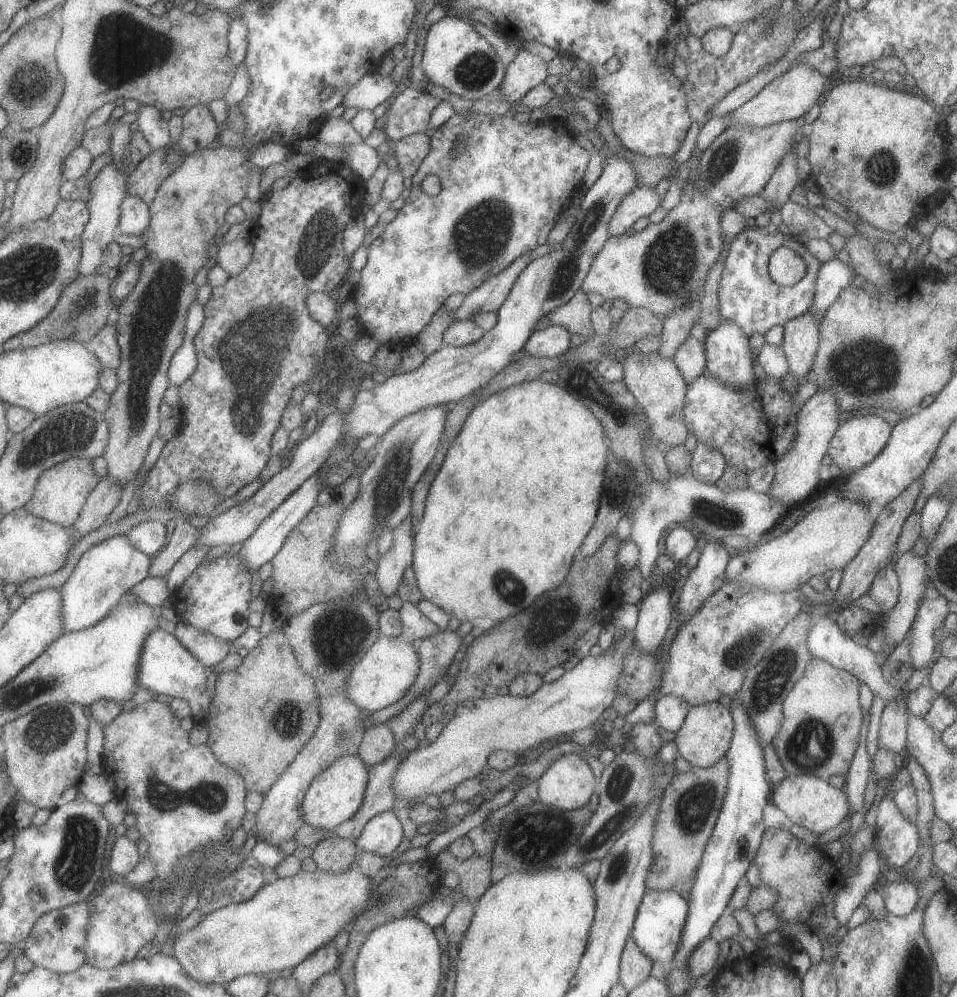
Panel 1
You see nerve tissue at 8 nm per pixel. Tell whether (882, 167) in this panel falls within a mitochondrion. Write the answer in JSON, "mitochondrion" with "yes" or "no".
{"mitochondrion":"yes"}

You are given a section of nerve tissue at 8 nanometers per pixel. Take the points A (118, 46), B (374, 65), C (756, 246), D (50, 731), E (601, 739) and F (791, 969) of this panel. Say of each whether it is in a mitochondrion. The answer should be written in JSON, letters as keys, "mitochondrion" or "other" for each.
{"A":"mitochondrion","B":"other","C":"other","D":"mitochondrion","E":"other","F":"other"}

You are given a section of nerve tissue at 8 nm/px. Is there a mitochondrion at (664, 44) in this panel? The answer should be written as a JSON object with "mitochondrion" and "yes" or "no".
{"mitochondrion":"no"}

